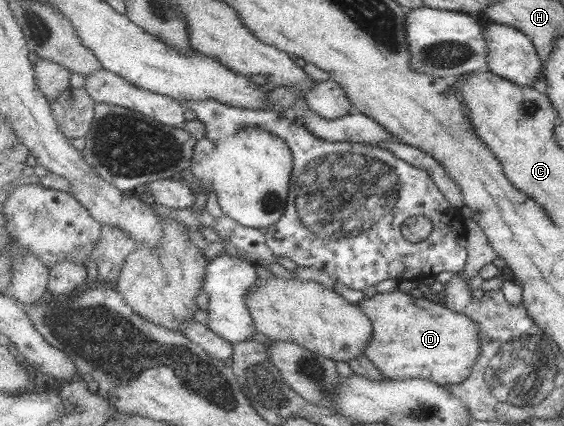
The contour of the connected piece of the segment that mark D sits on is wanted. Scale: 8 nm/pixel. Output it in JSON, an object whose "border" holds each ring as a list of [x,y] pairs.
{"border":[[[406,292],[377,293],[359,302],[371,318],[373,336],[363,351],[386,379],[407,380],[422,378],[438,385],[453,386],[466,381],[479,361],[481,345],[479,325],[467,314],[456,313],[444,303],[411,297]]]}

